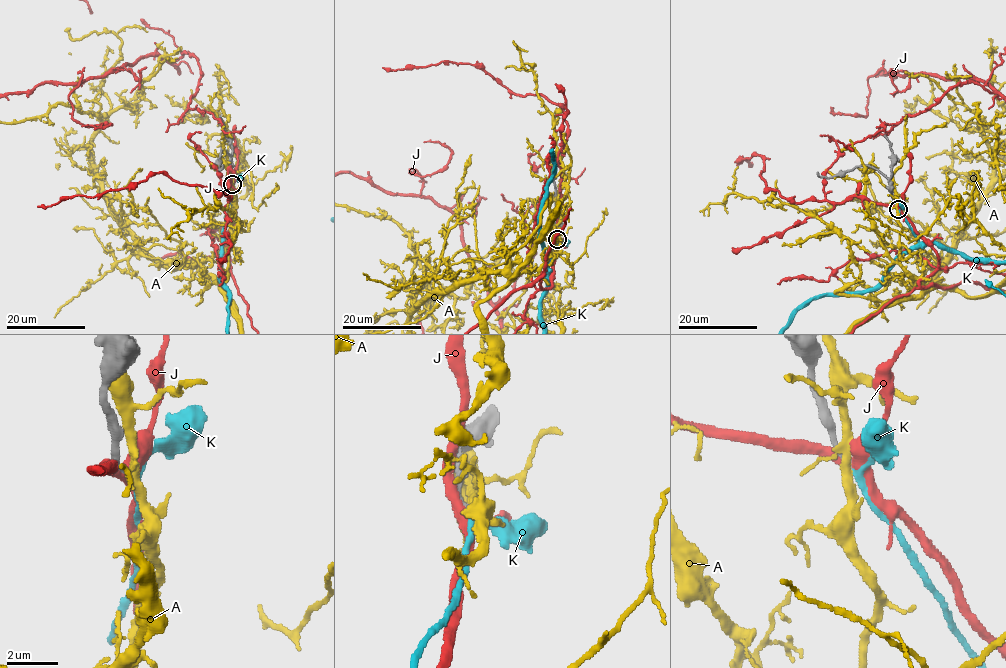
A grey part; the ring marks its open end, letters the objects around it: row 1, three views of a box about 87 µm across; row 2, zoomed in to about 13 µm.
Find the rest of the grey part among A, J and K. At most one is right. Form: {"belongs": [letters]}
{"belongs": ["K"]}

